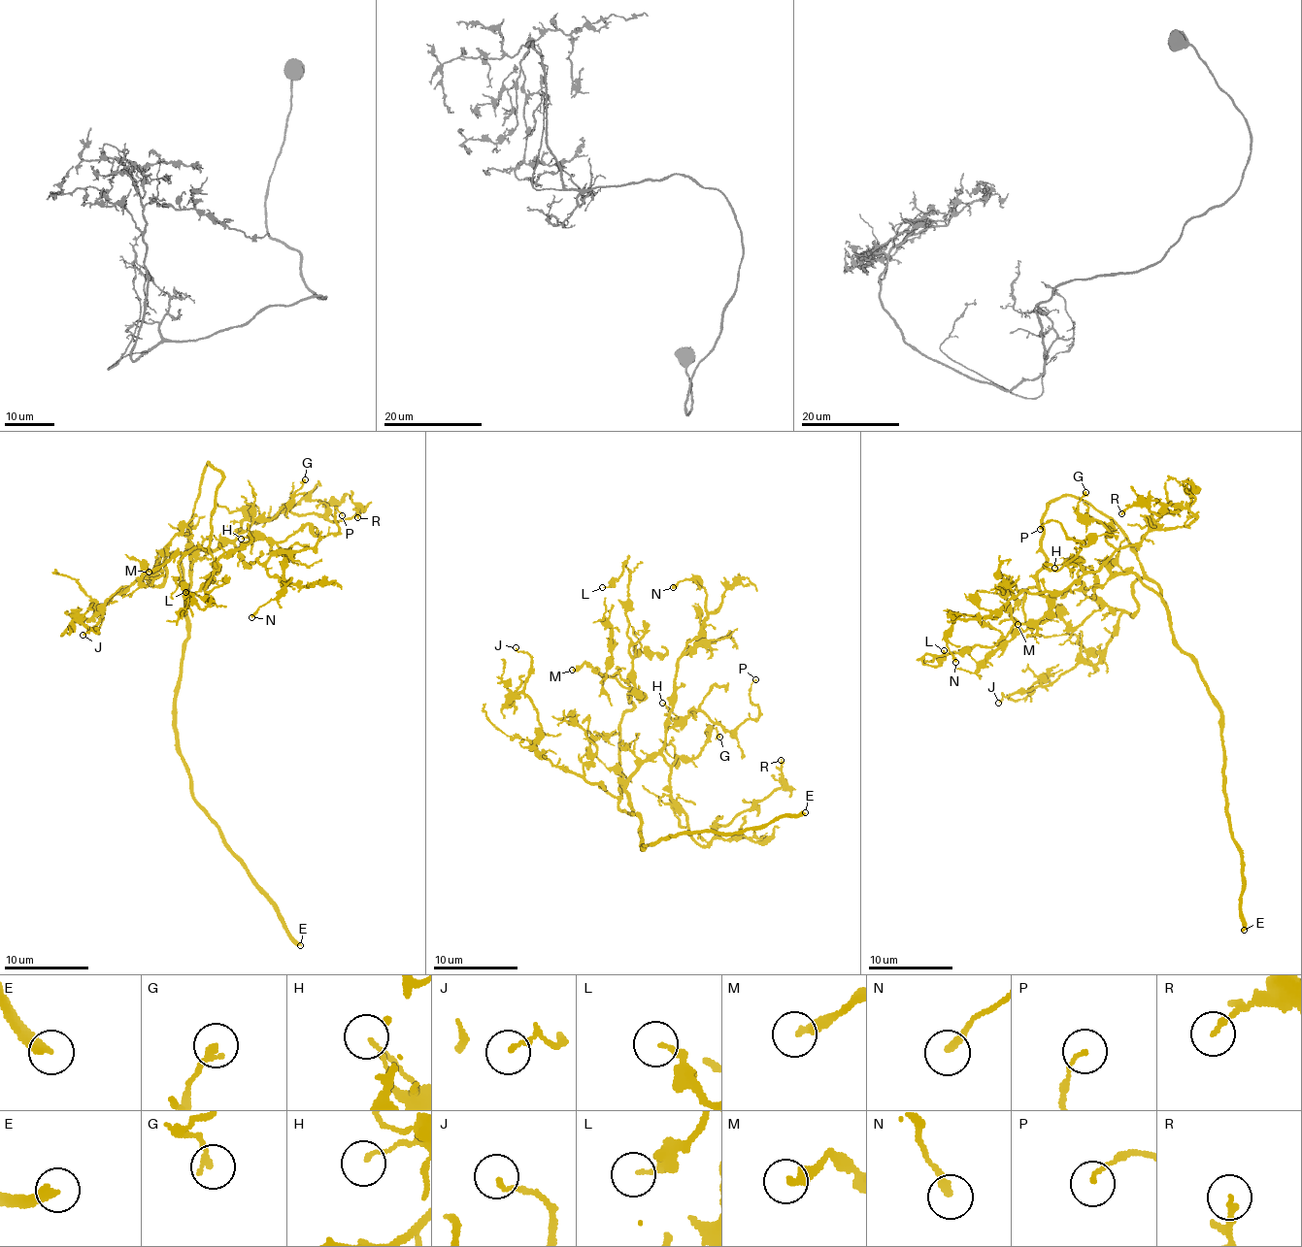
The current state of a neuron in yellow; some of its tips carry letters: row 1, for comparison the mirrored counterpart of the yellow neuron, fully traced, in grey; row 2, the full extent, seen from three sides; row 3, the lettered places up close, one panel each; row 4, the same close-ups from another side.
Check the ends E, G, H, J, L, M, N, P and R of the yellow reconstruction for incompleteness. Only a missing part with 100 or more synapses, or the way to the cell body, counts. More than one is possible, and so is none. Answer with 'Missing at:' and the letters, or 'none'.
Missing at: E

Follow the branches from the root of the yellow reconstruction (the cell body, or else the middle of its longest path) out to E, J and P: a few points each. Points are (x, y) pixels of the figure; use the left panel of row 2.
E: (184, 548), (181, 566), (188, 630), (176, 700), (175, 747), (194, 803), (217, 826), (222, 843), (300, 945)
J: (184, 548), (165, 559), (157, 586), (139, 578), (101, 604), (101, 619), (87, 628), (98, 631), (83, 635)
P: (184, 548), (185, 583), (194, 547), (283, 541), (307, 526), (329, 535), (339, 532), (336, 507), (342, 515)

